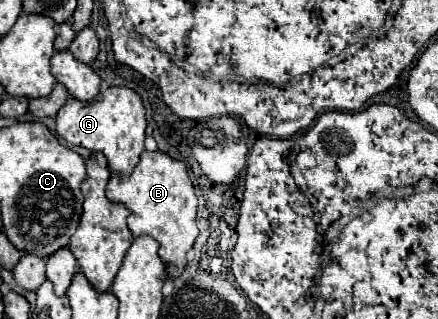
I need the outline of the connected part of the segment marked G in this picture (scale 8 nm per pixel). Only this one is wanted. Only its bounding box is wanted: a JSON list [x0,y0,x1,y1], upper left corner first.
[56,88,144,176]

